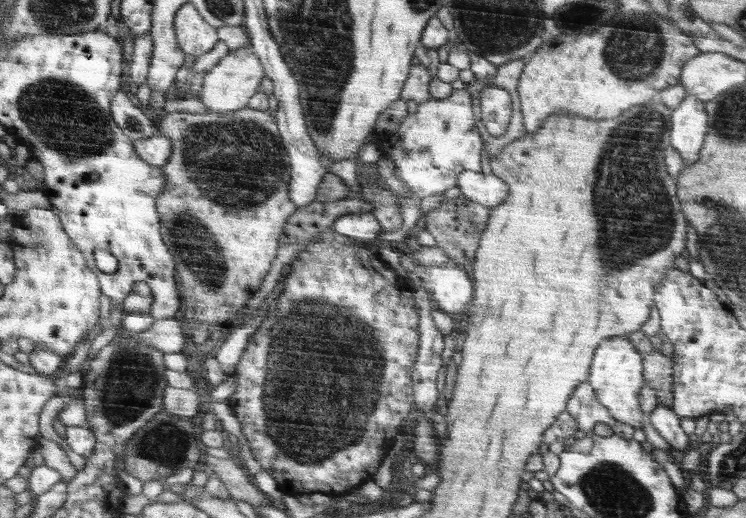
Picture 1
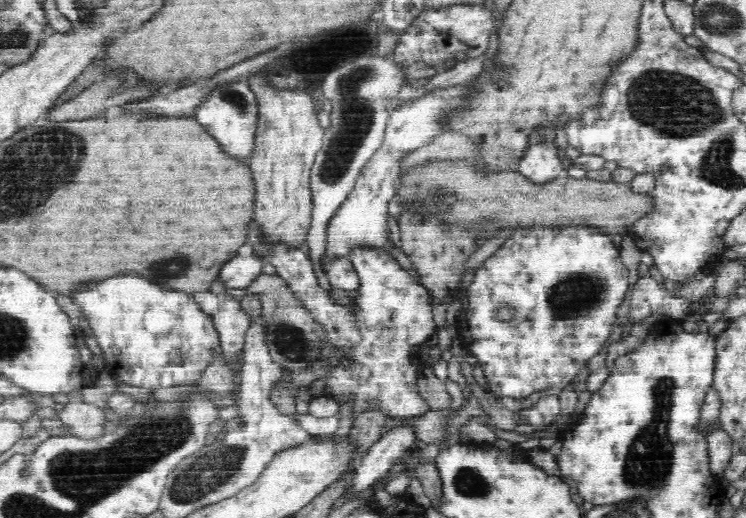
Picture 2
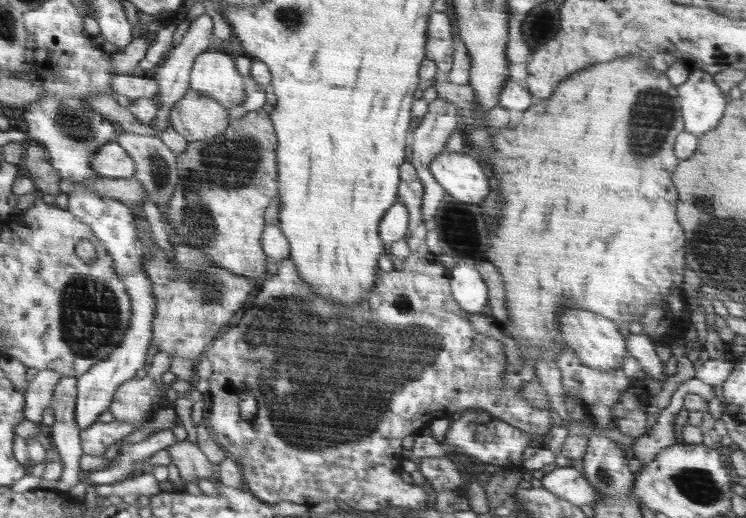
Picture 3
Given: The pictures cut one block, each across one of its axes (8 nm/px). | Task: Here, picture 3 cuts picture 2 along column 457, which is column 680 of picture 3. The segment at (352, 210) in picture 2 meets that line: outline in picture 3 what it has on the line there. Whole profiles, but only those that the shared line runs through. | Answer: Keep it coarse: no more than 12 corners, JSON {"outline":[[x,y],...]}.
{"outline":[[692,70],[679,84],[688,133],[719,126],[728,99],[712,74]]}

